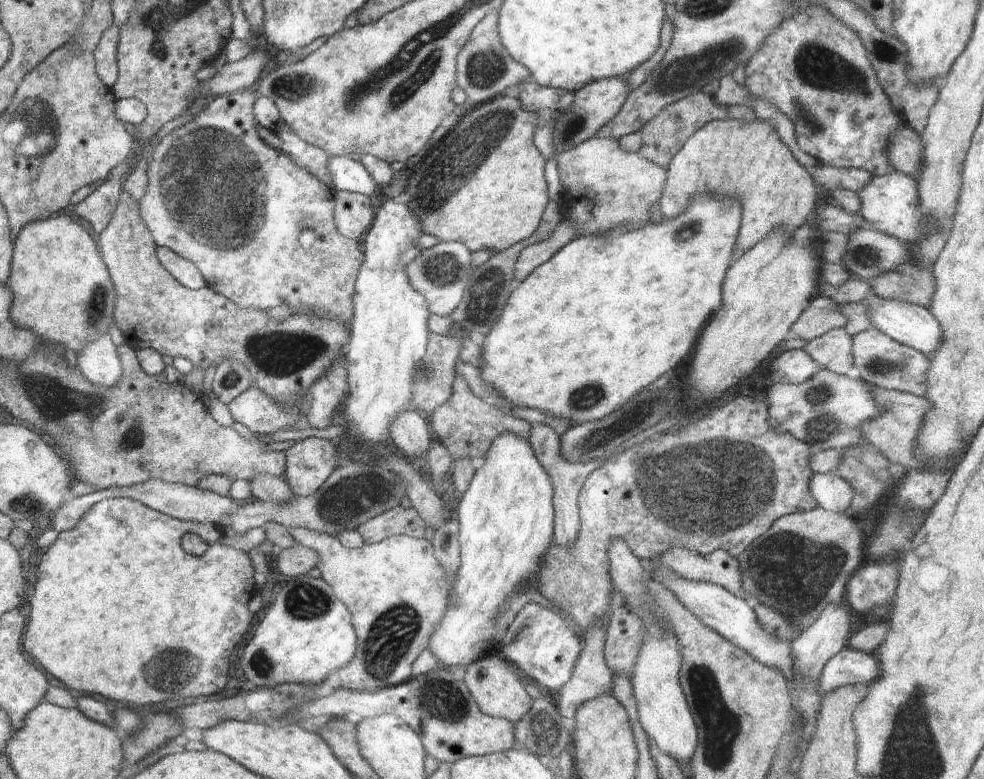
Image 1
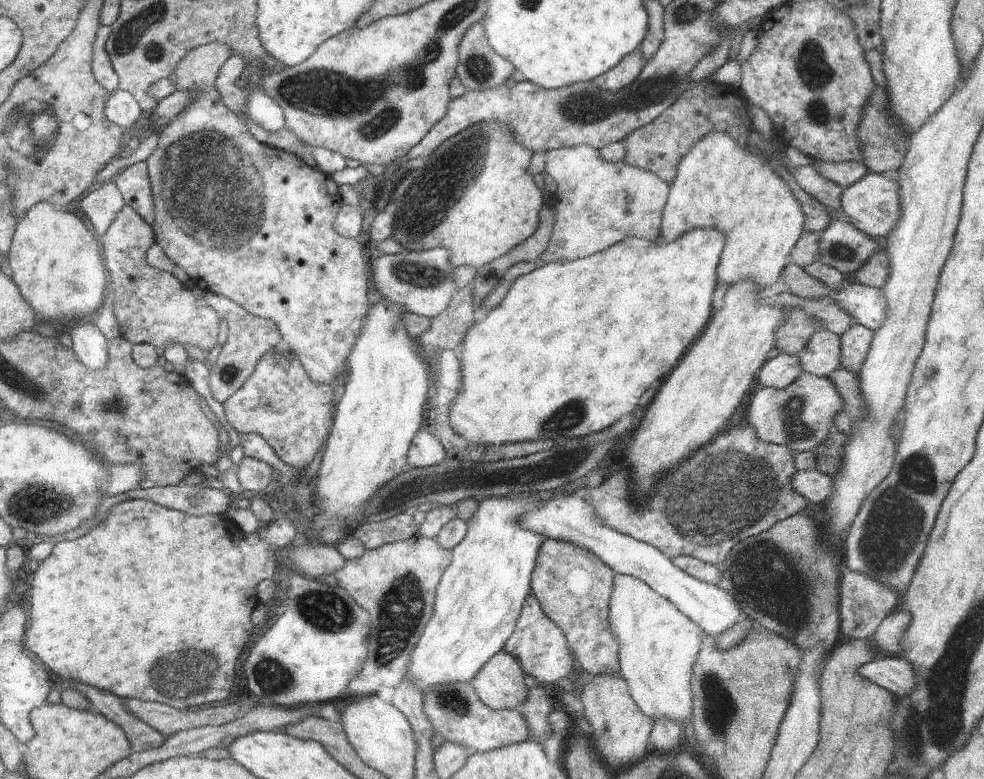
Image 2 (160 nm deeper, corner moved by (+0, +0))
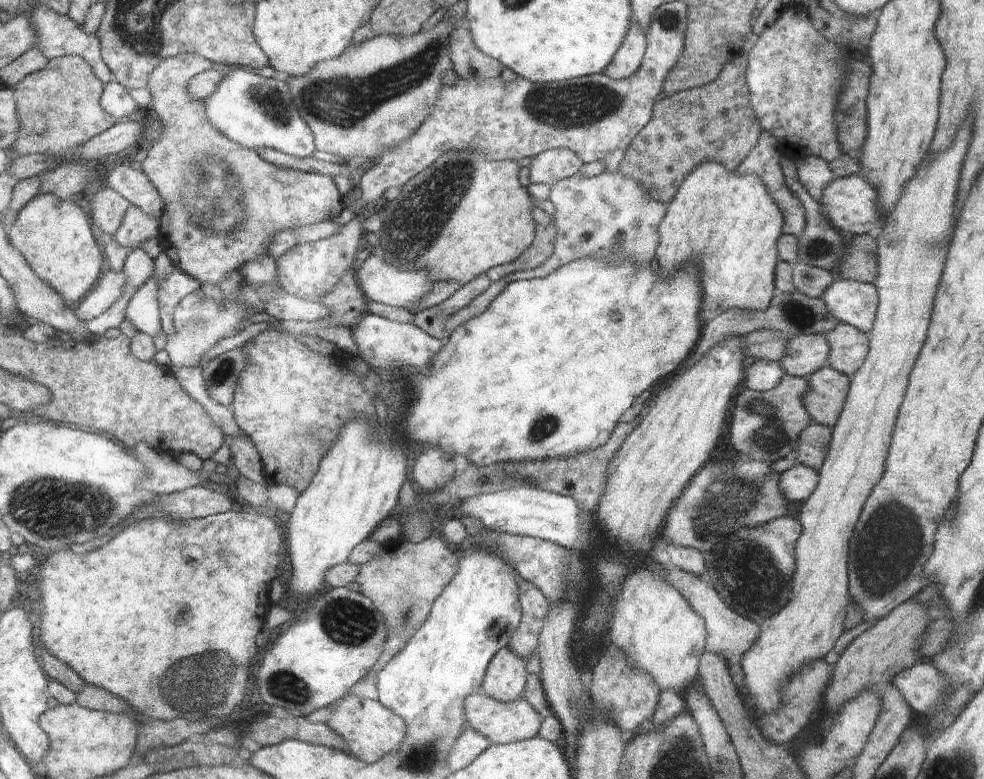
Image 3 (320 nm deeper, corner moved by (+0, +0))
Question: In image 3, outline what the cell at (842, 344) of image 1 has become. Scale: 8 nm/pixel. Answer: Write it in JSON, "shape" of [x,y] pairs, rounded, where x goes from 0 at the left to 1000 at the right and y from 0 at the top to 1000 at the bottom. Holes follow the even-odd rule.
{"shape":[[[818,429],[800,439],[797,457],[792,462],[798,481],[821,485],[835,472],[842,456],[840,434],[834,429]]]}

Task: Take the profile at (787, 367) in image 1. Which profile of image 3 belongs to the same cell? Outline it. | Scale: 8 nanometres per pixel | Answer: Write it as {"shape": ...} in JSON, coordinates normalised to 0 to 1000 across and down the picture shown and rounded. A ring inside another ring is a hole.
{"shape":[[[768,461],[758,471],[758,498],[768,503],[782,502],[789,497],[797,483],[798,478],[792,463]]]}

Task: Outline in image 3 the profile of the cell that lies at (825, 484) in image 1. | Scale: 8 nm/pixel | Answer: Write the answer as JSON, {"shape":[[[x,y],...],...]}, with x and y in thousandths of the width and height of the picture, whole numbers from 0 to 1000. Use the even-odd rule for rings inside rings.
{"shape":[[[809,594],[793,607],[793,629],[801,644],[817,644],[827,632],[832,608],[824,601]]]}

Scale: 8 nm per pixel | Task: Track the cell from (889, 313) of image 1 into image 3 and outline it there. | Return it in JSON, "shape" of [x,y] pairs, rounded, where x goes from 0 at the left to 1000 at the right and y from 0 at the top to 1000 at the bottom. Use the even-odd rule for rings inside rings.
{"shape":[[[852,357],[833,383],[852,413],[869,418],[881,427],[888,416],[892,379],[887,363]]]}

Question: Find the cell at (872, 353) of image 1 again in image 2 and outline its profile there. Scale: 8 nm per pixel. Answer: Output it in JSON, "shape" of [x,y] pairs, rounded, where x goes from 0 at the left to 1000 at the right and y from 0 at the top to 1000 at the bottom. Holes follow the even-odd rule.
{"shape":[[[868,413],[862,425],[854,431],[855,472],[872,481],[876,467],[880,463],[887,434],[886,424]]]}

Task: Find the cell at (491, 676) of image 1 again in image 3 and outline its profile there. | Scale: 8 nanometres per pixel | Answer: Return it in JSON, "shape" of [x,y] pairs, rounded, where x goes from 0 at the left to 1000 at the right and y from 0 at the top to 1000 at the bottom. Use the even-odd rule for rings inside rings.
{"shape":[[[512,831],[498,850],[489,886],[504,899],[518,901],[530,896],[535,868],[537,863],[533,846],[528,845],[521,833]]]}

